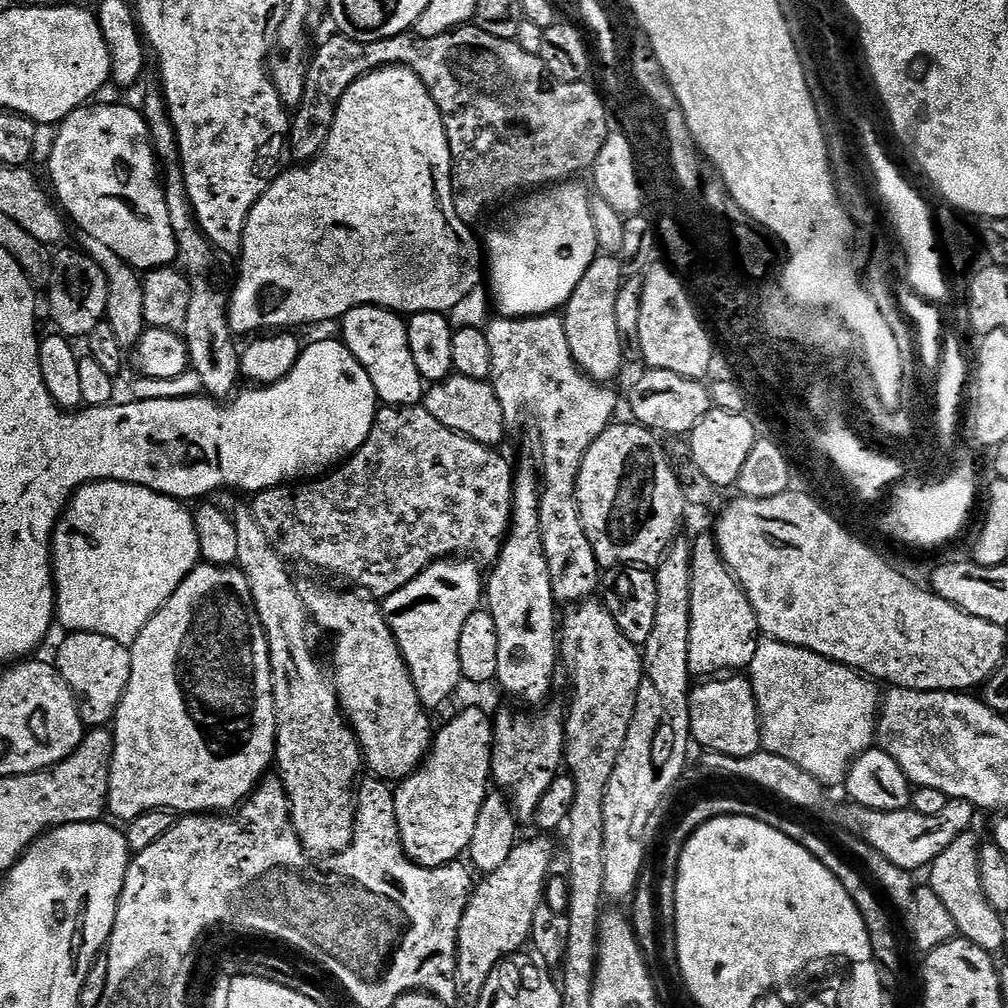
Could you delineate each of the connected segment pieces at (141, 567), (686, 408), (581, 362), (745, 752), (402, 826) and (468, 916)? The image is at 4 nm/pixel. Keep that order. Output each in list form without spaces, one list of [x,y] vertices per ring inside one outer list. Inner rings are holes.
[[[96,480],[93,484],[84,484],[72,493],[65,509],[56,521],[54,531],[50,537],[50,563],[52,566],[52,579],[56,590],[55,619],[62,627],[68,628],[69,633],[93,632],[102,634],[106,638],[114,638],[114,642],[131,645],[138,638],[138,634],[150,622],[152,615],[178,590],[178,586],[188,577],[189,572],[196,569],[201,563],[200,543],[196,533],[196,521],[191,511],[187,512],[185,505],[172,496],[163,496],[149,488],[137,484],[127,484],[117,480]]]
[[[654,368],[645,371],[645,376],[632,388],[632,416],[635,423],[651,428],[657,434],[691,433],[707,412],[712,411],[712,393],[707,383],[679,376],[670,370]]]
[[[617,258],[610,271],[612,281],[604,278],[601,284],[595,284],[591,277],[585,277],[564,308],[562,319],[572,357],[580,371],[593,382],[612,382],[620,367],[626,364],[623,337],[617,320],[617,300],[624,290],[622,266],[623,261]]]
[[[732,674],[727,678],[708,678],[697,683],[691,689],[689,700],[689,718],[691,739],[701,744],[701,749],[709,752],[721,752],[727,756],[749,756],[762,748],[762,725],[760,722],[760,708],[756,705],[756,695],[752,689],[751,679],[743,675]]]
[[[480,708],[460,712],[435,733],[423,764],[399,781],[394,796],[398,840],[407,857],[421,868],[442,868],[469,851],[484,799],[490,795],[488,775],[494,772],[494,724]]]
[[[537,835],[537,840],[528,840],[517,843],[512,852],[498,866],[498,870],[487,873],[484,880],[472,889],[472,897],[468,900],[466,910],[462,914],[462,922],[456,939],[456,966],[462,973],[468,972],[468,976],[477,982],[488,979],[490,973],[496,969],[497,964],[509,959],[525,943],[529,943],[537,923],[536,911],[540,908],[540,899],[544,896],[544,883],[548,880],[548,867],[552,864],[552,844],[547,835]]]

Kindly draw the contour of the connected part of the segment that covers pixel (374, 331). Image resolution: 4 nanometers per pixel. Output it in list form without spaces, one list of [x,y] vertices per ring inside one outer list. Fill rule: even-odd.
[[[367,304],[346,313],[342,327],[342,343],[352,351],[354,358],[370,374],[376,395],[385,405],[411,408],[423,401],[426,381],[418,374],[418,366],[414,366],[408,326],[401,313]]]

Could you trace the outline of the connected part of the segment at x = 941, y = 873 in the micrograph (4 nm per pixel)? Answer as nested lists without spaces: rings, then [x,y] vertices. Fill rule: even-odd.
[[[969,830],[958,837],[927,869],[927,883],[938,894],[942,906],[950,910],[950,918],[954,918],[957,933],[963,939],[982,946],[982,950],[996,954],[1004,944],[1005,917],[990,906],[981,888],[980,882],[980,849],[981,841],[976,841],[975,831]]]

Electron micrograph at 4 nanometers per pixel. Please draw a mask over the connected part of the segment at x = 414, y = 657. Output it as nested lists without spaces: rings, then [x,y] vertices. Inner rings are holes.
[[[445,558],[443,560],[437,560],[436,563],[431,564],[428,569],[422,574],[413,576],[412,581],[406,586],[402,586],[394,594],[383,597],[382,600],[382,611],[387,619],[388,628],[392,632],[392,636],[396,639],[396,645],[400,648],[400,659],[403,660],[405,667],[408,670],[408,676],[412,680],[412,685],[420,703],[425,709],[433,710],[439,704],[444,704],[452,696],[452,691],[455,690],[459,684],[462,684],[462,677],[460,675],[460,663],[458,662],[458,638],[462,634],[462,626],[466,626],[466,618],[470,618],[470,614],[474,614],[478,611],[482,604],[482,572],[478,569],[477,561],[472,558]]]

